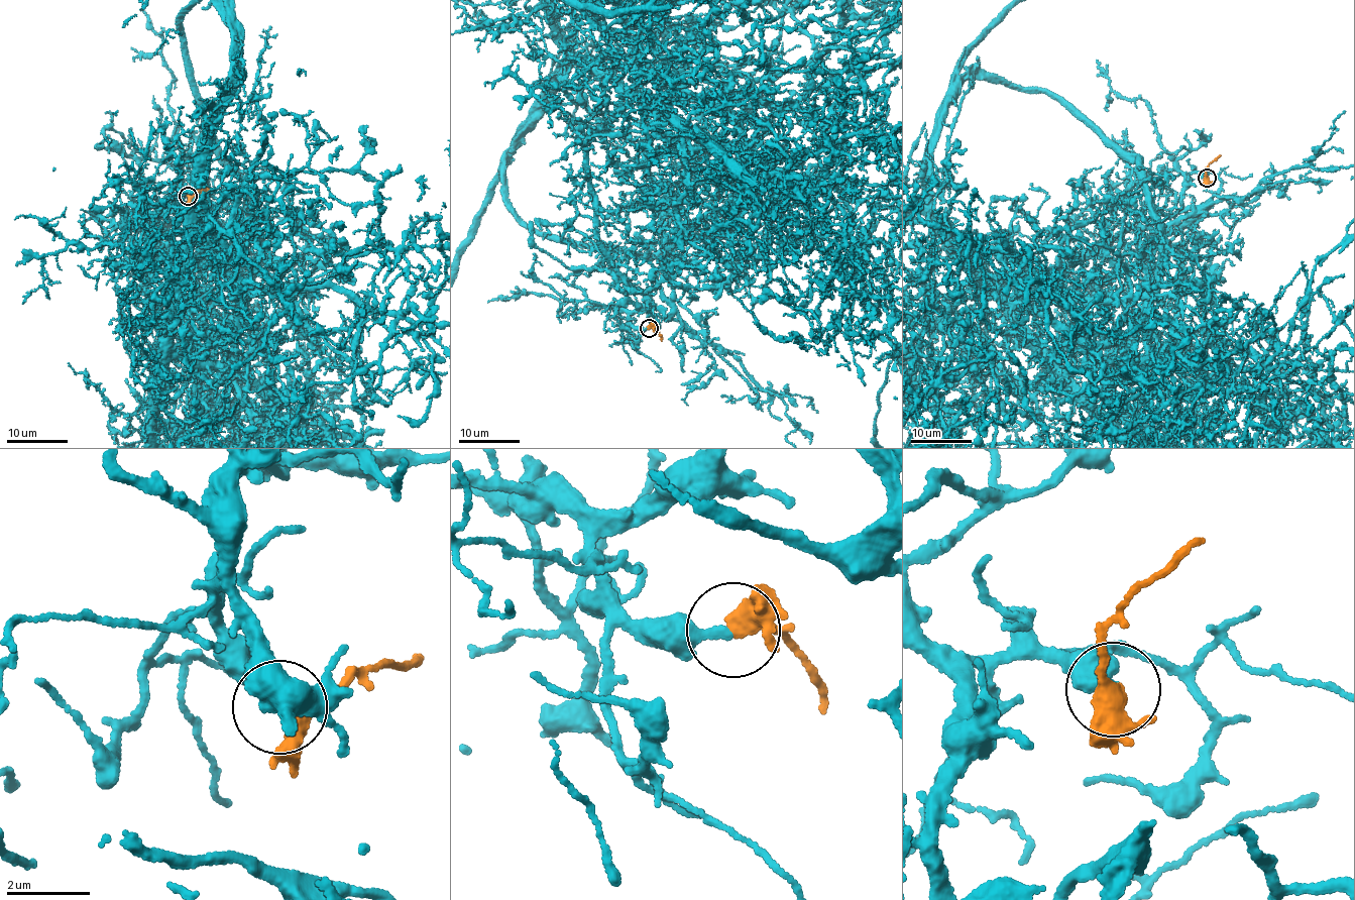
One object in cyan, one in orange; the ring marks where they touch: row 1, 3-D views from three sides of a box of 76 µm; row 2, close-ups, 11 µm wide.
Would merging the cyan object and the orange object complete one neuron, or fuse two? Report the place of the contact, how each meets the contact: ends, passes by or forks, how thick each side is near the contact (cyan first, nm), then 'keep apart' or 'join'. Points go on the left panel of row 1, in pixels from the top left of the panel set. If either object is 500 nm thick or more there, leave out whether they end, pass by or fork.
place (188, 196); cyan ends; orange passes by; calibres 240 and 380 nm; join

